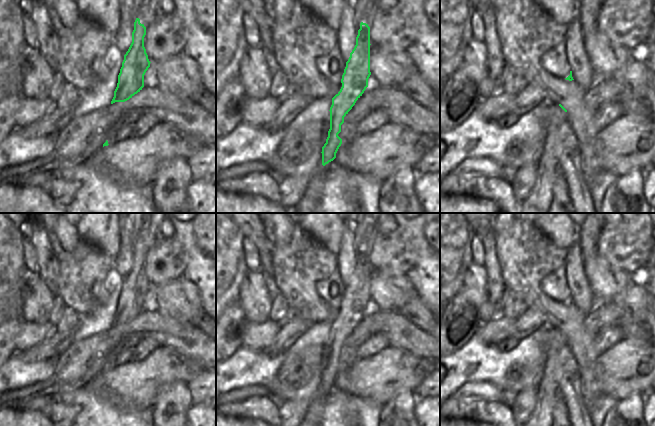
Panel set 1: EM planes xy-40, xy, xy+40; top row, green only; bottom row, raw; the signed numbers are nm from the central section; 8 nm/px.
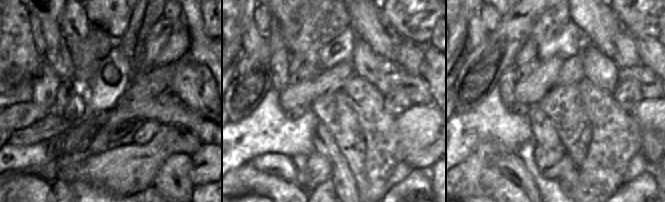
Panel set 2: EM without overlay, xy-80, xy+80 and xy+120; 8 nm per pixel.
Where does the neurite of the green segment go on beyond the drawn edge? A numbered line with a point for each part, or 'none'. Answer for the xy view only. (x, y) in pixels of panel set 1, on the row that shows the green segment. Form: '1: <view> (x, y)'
1: xy (364, 8)
2: xy (320, 169)

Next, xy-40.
1: xy-40 (144, 4)

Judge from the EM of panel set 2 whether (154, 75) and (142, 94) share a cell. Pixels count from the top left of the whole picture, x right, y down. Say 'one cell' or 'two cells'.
one cell

